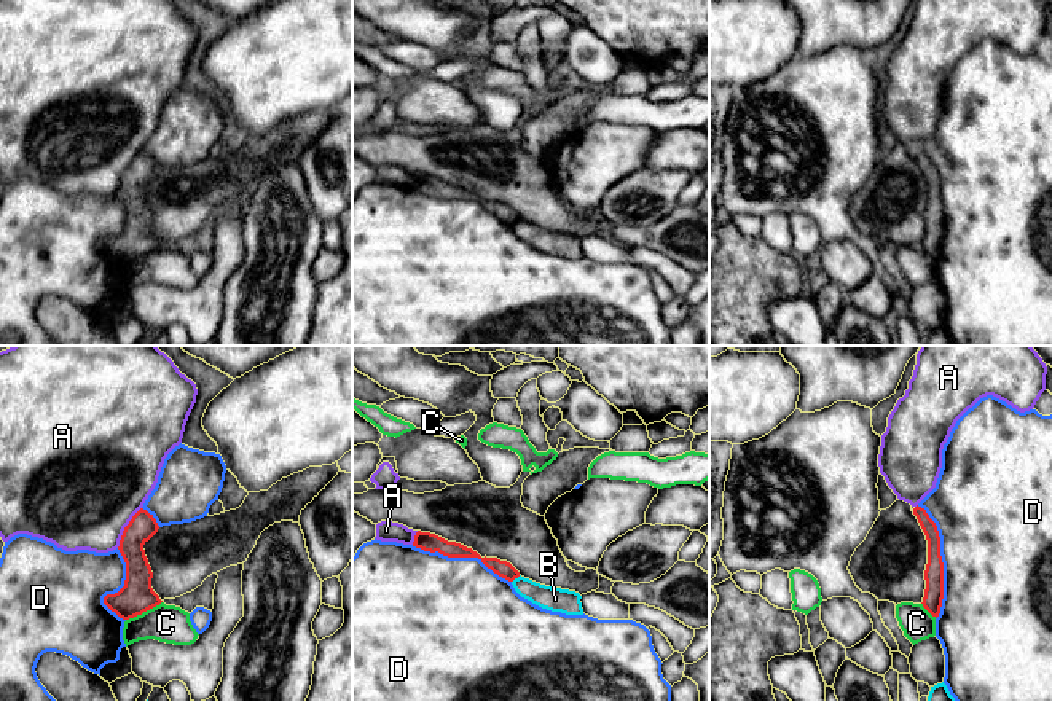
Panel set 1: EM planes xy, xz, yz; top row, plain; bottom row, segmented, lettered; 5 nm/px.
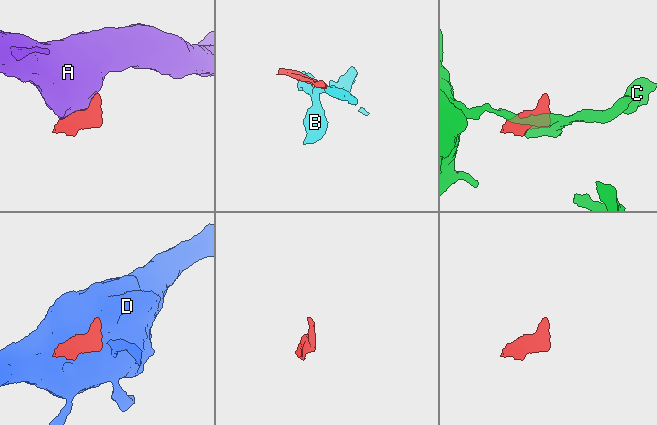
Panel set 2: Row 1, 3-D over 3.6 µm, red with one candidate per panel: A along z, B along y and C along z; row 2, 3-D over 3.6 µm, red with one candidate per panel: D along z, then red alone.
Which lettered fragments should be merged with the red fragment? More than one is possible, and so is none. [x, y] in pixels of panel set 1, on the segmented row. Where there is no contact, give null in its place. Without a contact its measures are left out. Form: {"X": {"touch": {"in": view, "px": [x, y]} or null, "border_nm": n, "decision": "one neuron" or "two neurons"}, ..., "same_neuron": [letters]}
{"A": {"touch": {"in": "xy", "px": [125, 528]}, "border_nm": 240, "decision": "two neurons"}, "B": {"touch": {"in": "xz", "px": [515, 577]}, "border_nm": 60, "decision": "two neurons"}, "C": {"touch": {"in": "xy", "px": [144, 610]}, "border_nm": 200, "decision": "two neurons"}, "D": {"touch": {"in": "yz", "px": [941, 561]}, "border_nm": 600, "decision": "two neurons"}, "same_neuron": []}

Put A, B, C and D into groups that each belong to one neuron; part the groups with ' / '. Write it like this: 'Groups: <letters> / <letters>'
Groups: A / B / C / D

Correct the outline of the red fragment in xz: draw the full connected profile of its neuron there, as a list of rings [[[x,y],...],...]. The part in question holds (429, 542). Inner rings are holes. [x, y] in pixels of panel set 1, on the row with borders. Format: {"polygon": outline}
{"polygon": [[[418,531],[414,535],[413,546],[421,548],[424,551],[435,553],[438,551],[448,558],[478,558],[488,569],[491,569],[499,577],[513,582],[520,577],[520,572],[507,561],[500,561],[497,558],[481,558],[472,548],[467,548],[456,542],[448,542],[435,534]]]}

